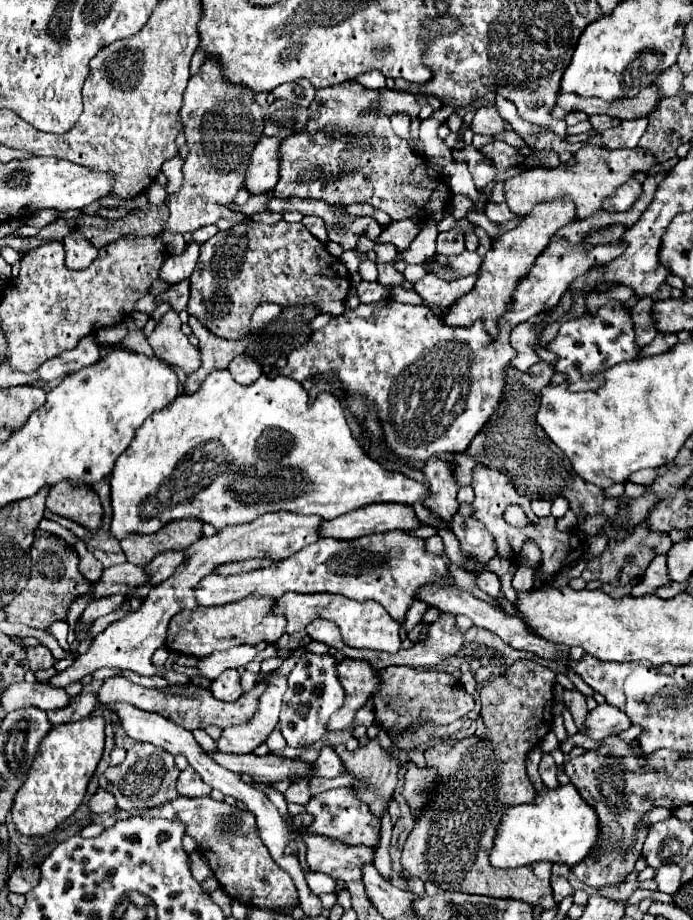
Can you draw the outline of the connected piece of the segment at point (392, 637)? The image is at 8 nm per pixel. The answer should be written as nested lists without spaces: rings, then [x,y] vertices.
[[[286,593],[280,599],[274,601],[274,613],[286,617],[286,633],[294,635],[300,633],[312,619],[328,619],[334,621],[342,633],[342,641],[348,647],[356,649],[376,649],[386,653],[396,653],[400,649],[400,623],[394,621],[388,611],[378,605],[376,601],[352,601],[348,597],[330,595],[330,593],[312,593],[312,595],[300,595],[300,593]]]

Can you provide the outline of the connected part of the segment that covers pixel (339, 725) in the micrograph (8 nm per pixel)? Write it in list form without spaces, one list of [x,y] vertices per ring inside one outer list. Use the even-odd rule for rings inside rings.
[[[342,659],[336,665],[336,673],[340,677],[340,683],[344,685],[344,705],[340,707],[340,713],[334,713],[330,717],[328,729],[348,729],[354,721],[354,713],[366,703],[366,699],[376,691],[380,685],[376,671],[366,661],[356,659]]]

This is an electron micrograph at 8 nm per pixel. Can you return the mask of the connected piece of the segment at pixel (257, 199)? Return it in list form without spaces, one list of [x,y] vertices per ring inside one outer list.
[[[272,192],[254,195],[251,196],[251,198],[244,205],[234,205],[234,209],[236,209],[237,212],[241,212],[245,215],[263,212],[265,211],[263,208],[272,197]]]

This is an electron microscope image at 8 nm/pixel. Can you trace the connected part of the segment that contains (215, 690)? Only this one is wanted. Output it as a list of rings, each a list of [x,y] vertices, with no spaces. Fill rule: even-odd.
[[[236,669],[224,671],[220,677],[216,677],[212,681],[210,691],[220,701],[236,701],[242,695],[242,685],[240,685],[238,671]]]

